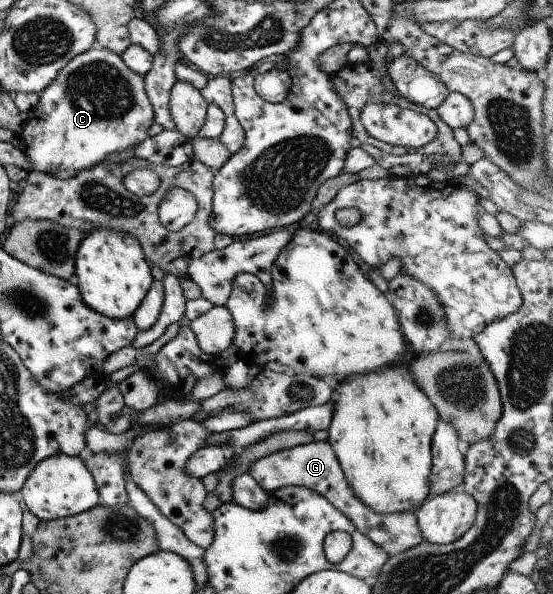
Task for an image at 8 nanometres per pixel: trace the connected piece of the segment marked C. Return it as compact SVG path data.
M104 47L99 50L90 48L88 51L76 55L76 57L74 57L74 59L72 59L72 61L70 61L62 71L60 71L56 76L56 79L54 79L54 81L52 81L44 91L41 91L40 99L38 103L36 103L36 107L32 107L28 114L29 116L24 124L24 129L18 134L22 144L22 151L28 159L32 161L30 165L32 165L33 171L45 174L50 173L50 176L58 177L66 177L66 175L77 174L82 170L93 168L94 166L97 166L98 163L102 163L106 157L110 157L112 153L120 153L120 151L126 151L126 149L134 149L140 141L147 139L149 136L148 129L150 129L150 125L153 124L154 119L152 103L150 103L150 100L146 95L146 89L144 89L144 78L141 75L134 73L134 71L124 63L121 56Z

